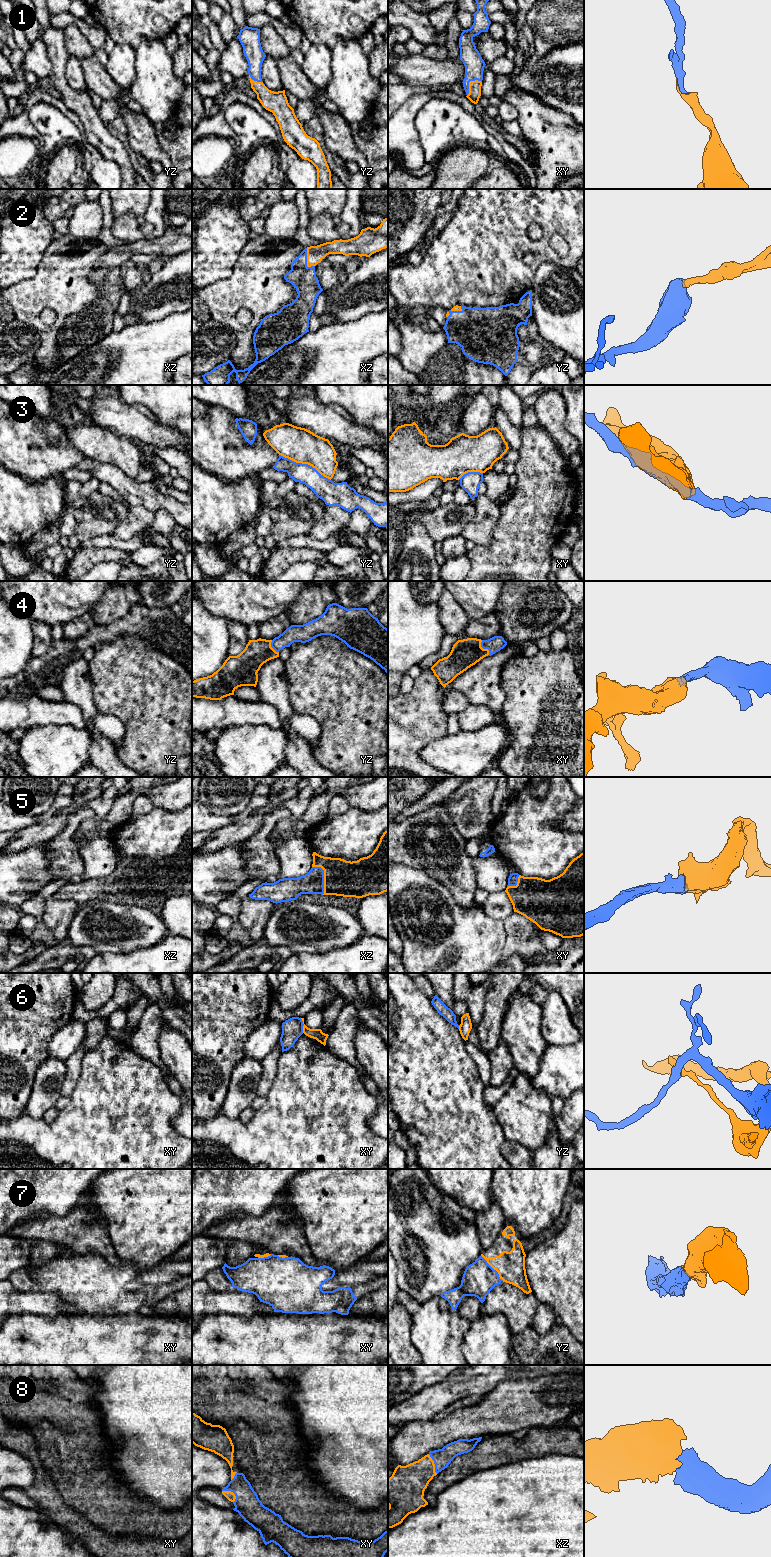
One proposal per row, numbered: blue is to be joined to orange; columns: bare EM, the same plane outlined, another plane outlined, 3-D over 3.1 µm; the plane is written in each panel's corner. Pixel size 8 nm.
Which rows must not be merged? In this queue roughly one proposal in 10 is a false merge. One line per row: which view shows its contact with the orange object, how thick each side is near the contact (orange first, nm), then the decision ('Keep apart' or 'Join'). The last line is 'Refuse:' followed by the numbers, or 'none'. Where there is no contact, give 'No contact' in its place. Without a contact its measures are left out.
1: Touches orange in xy. Thickness 100 nm (orange) against 160 nm. Join
2: Touches orange in xz. Thickness 140 nm (orange) against 200 nm. Join
3: Touches orange in yz. Thickness 280 nm (orange) against 160 nm. Keep apart
4: Touches orange in xy. Thickness 220 nm (orange) against 120 nm. Join
5: Touches orange in xz. Thickness 280 nm (orange) against 180 nm. Join
6: Touches orange in xy. Thickness 90 nm (orange) against 170 nm. Keep apart
7: Touches orange in yz. Thickness 220 nm (orange) against 260 nm. Join
8: Touches orange in xy. Thickness 70 nm (orange) against 200 nm. Join
Refuse: 3, 6

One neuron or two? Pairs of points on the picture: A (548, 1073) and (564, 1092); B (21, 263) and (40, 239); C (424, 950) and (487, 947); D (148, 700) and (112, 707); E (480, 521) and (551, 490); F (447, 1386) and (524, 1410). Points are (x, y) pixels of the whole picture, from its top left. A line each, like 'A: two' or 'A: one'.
A: one
B: one
C: one
D: one
E: two
F: two

